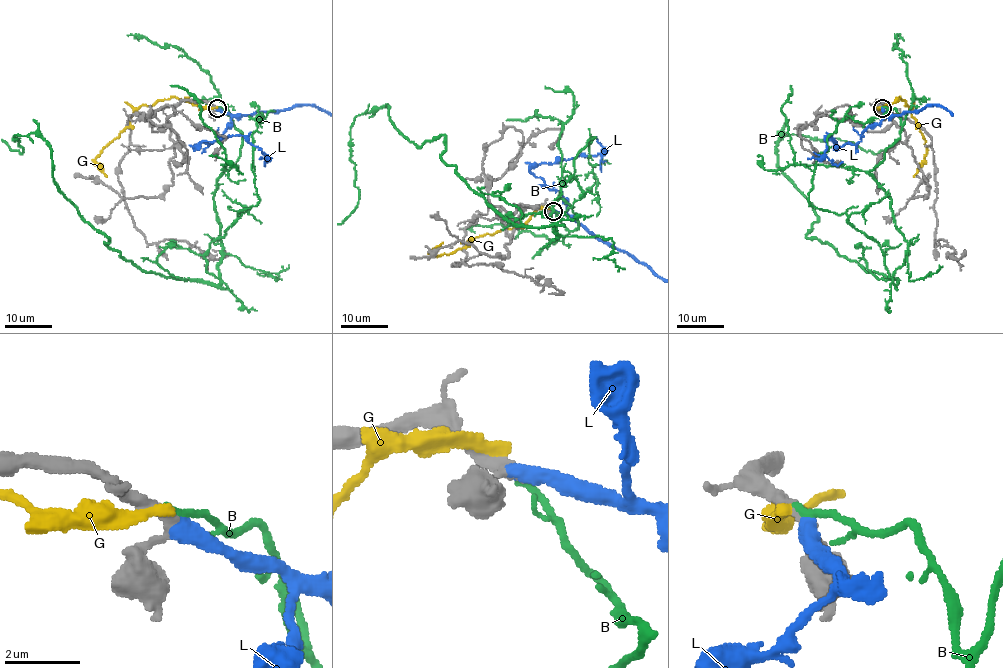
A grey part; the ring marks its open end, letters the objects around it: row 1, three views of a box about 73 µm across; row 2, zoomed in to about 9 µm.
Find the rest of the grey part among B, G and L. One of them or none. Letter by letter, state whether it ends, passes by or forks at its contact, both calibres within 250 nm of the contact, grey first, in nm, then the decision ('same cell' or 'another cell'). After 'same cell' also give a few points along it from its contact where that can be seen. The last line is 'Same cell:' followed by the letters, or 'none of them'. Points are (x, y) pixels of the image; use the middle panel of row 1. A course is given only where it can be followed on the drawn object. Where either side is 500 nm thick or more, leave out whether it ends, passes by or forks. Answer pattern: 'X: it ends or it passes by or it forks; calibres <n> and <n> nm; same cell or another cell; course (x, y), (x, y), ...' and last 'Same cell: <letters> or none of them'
B: it ends; calibres 320 and 220 nm; another cell
G: it ends; calibres 360 and 360 nm; another cell
L: it ends; calibres 280 and 420 nm; same cell
Same cell: L

